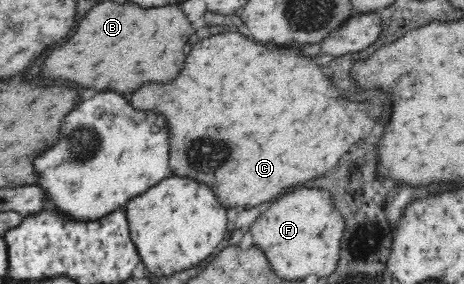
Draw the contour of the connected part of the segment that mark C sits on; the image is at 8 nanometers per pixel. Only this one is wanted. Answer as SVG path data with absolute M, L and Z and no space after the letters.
M225 31L192 45L184 69L174 81L146 83L132 95L130 103L166 117L170 125L170 169L176 175L210 183L224 207L254 207L280 195L282 189L332 169L376 125L378 109L372 103L346 101L340 89L330 79L320 79L320 75L302 47L268 49L238 31Z

